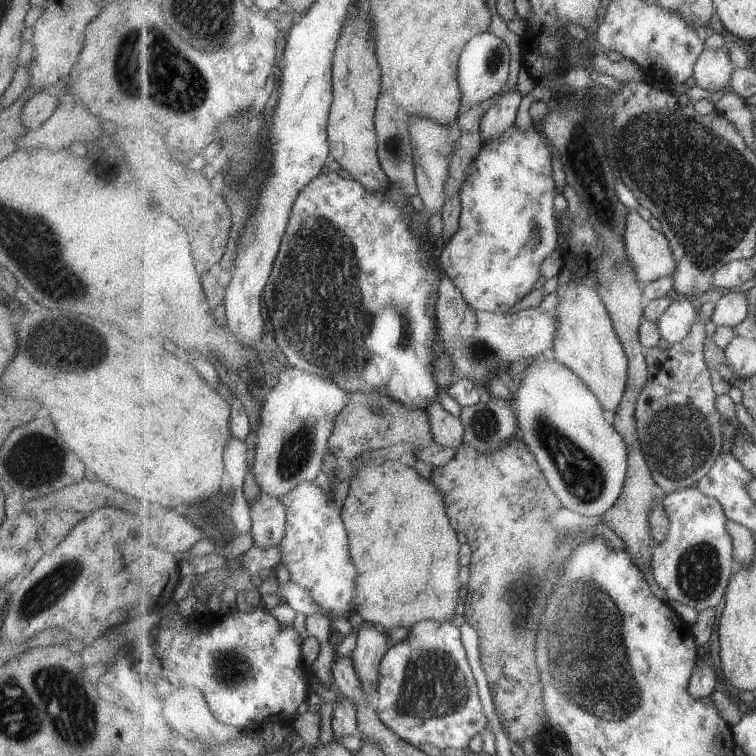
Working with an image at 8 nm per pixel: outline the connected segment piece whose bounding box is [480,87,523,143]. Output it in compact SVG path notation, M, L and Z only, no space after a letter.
M516 87L512 89L514 90L505 90L504 96L485 113L480 126L483 143L500 141L511 127L516 126L523 96Z

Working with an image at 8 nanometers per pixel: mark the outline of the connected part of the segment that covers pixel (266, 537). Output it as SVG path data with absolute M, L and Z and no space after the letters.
M263 490L249 502L252 522L250 532L256 546L263 549L281 544L286 535L287 507L281 499Z

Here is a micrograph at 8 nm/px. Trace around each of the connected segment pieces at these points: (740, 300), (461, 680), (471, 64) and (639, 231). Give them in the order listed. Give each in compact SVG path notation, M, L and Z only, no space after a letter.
M729 292L718 300L715 312L710 317L717 326L735 328L748 315L750 302L746 292Z
M419 621L404 641L391 645L380 664L380 682L374 704L385 727L416 747L419 744L431 744L439 750L447 747L462 748L471 746L471 738L482 738L484 752L493 755L497 750L495 734L487 728L487 716L483 712L477 680L463 646L463 634L449 621Z
M486 31L470 40L462 52L458 72L464 110L480 105L505 90L505 84L509 80L509 60L511 60L511 54L509 54L507 42L493 33Z
M641 209L630 210L624 238L628 258L643 285L674 276L678 262L669 239L649 224Z

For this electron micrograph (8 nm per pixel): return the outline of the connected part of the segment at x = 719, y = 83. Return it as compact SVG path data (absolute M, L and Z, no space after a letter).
M724 45L718 49L705 47L695 64L693 78L700 88L715 92L729 86L734 68Z

